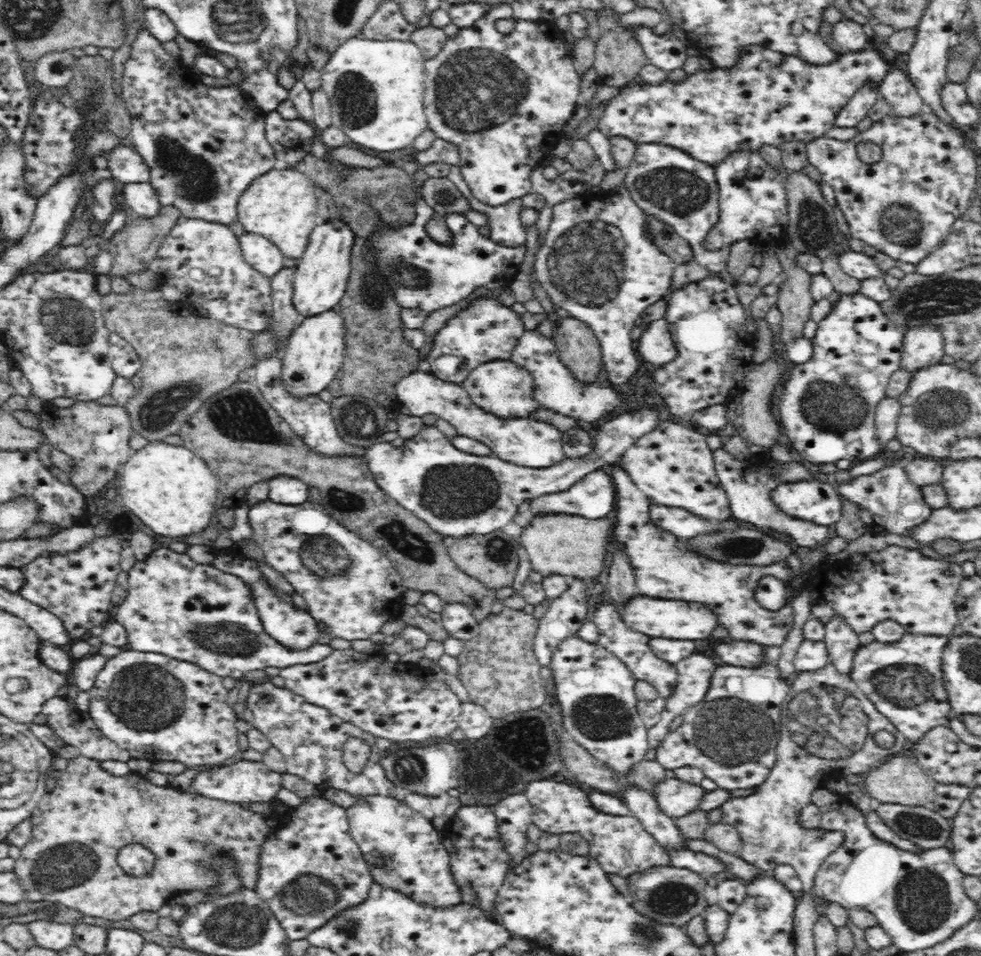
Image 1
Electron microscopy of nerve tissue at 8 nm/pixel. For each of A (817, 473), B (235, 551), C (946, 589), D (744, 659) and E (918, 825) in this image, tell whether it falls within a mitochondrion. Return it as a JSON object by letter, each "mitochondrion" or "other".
{"A":"other","B":"other","C":"other","D":"other","E":"mitochondrion"}

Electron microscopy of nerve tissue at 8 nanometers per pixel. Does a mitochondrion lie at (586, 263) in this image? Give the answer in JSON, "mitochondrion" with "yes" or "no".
{"mitochondrion":"yes"}

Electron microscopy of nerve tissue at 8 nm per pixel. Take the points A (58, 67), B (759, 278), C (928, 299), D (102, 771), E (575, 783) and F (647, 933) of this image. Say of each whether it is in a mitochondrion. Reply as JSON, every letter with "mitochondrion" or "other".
{"A":"mitochondrion","B":"other","C":"mitochondrion","D":"other","E":"other","F":"mitochondrion"}

